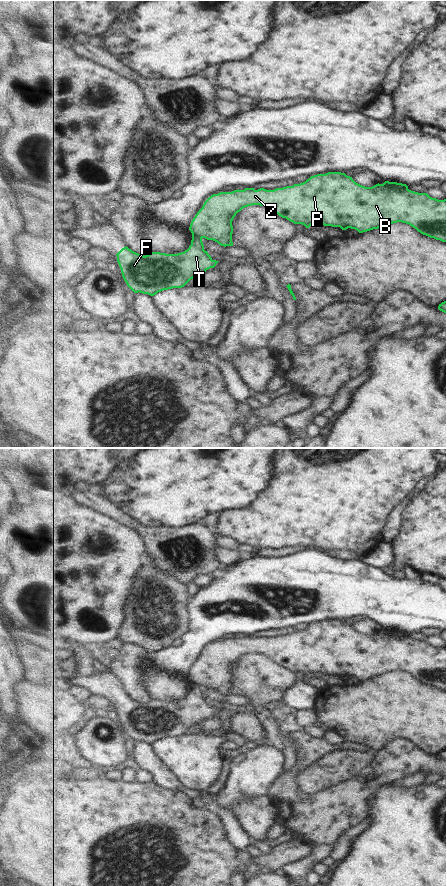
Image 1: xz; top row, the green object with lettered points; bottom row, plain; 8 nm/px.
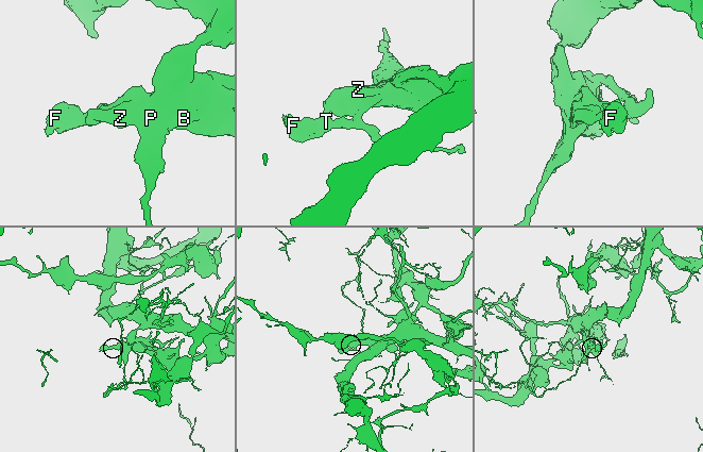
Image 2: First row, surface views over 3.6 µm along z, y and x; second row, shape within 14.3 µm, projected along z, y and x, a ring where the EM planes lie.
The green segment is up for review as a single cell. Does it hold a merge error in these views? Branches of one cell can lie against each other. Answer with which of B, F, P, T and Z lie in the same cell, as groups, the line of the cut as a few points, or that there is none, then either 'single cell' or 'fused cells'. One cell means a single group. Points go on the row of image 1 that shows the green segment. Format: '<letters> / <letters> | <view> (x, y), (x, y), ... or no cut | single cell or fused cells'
B P Z / F T | xz (192, 234), (198, 235), (201, 238) | fused cells

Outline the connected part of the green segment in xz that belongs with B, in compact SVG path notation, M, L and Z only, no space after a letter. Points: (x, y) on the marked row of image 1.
M341 172L317 174L303 183L274 190L245 188L213 194L195 215L189 230L192 235L213 240L221 246L233 246L232 221L238 212L252 205L266 206L282 218L306 228L322 224L340 227L342 230L351 228L363 233L402 222L423 235L447 243L447 199L438 200L427 193L411 191L406 184L397 182L385 181L383 184L365 187Z

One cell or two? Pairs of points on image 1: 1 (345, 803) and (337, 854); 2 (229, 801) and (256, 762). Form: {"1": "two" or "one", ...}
{"1": "two", "2": "one"}

